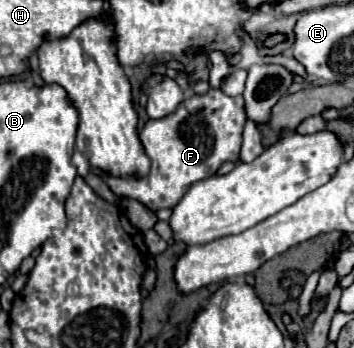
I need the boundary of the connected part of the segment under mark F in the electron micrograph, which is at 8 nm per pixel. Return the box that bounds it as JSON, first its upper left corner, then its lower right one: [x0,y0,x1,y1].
[91,88,247,212]

